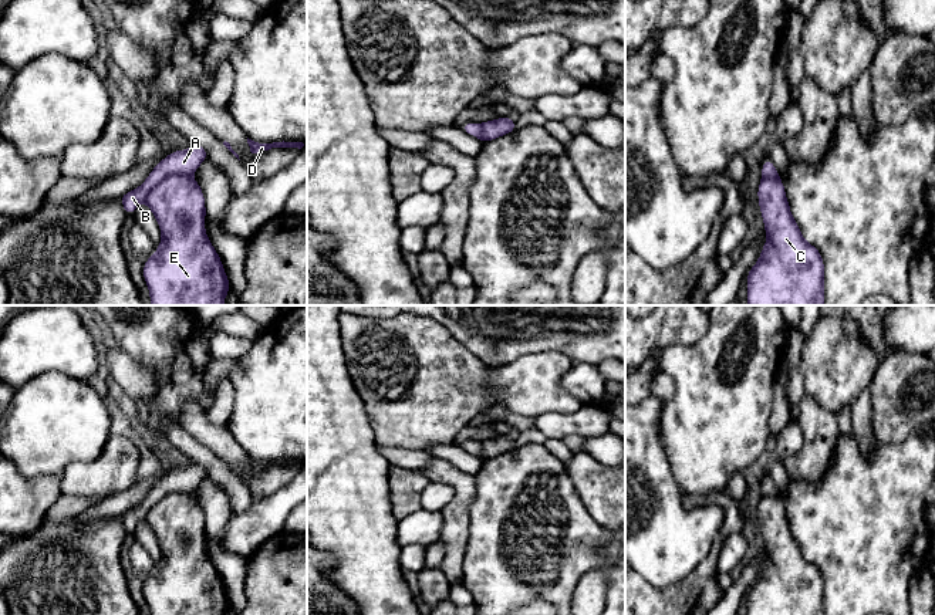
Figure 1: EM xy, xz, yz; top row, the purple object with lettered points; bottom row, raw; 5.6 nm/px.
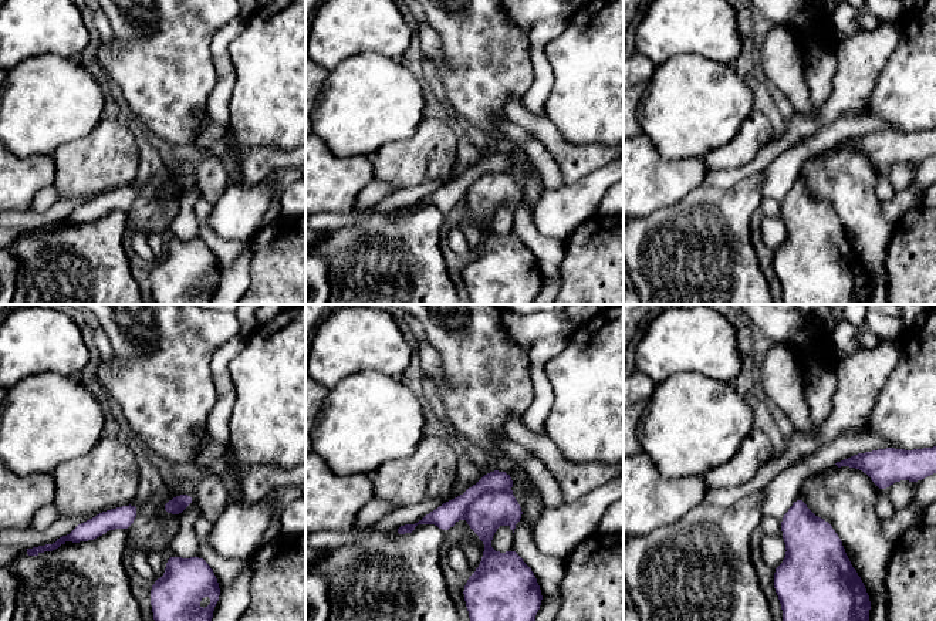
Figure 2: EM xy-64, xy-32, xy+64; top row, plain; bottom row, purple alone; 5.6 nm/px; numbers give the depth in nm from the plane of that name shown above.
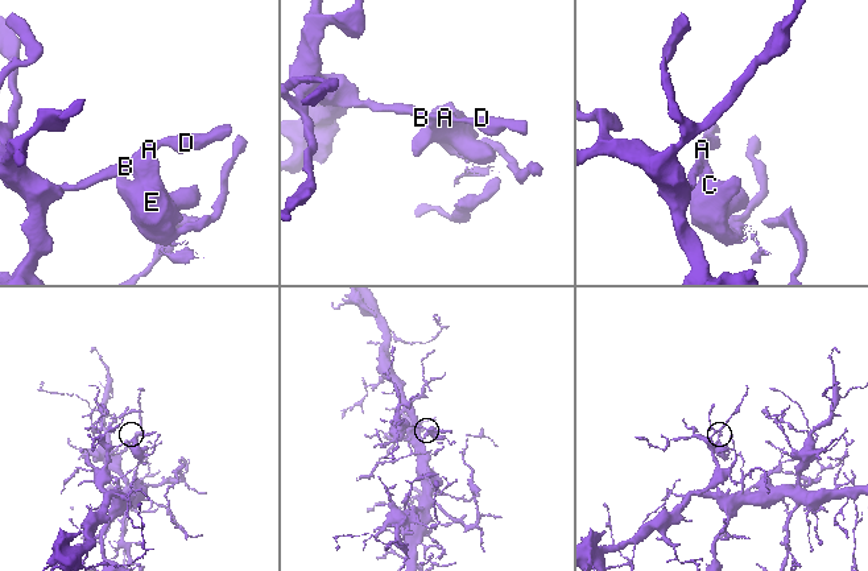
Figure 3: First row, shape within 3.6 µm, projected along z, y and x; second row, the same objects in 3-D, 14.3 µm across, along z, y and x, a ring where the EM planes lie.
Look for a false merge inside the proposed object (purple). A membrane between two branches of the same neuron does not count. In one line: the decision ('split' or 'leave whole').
split

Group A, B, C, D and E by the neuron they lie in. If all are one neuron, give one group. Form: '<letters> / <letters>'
A B D / C E

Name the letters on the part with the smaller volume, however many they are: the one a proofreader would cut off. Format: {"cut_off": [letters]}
{"cut_off": ["C", "E"]}

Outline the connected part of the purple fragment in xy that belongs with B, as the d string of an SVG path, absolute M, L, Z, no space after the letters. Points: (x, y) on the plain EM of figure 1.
M196 462L186 469L175 469L165 474L162 480L152 487L146 499L138 507L119 514L125 531L132 534L136 524L145 518L148 510L162 497L171 493L192 493L206 477L207 469Z

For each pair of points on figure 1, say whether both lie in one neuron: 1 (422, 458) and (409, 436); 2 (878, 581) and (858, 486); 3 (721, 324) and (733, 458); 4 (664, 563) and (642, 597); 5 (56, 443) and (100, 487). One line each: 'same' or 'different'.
1: different
2: same
3: same
4: different
5: different

